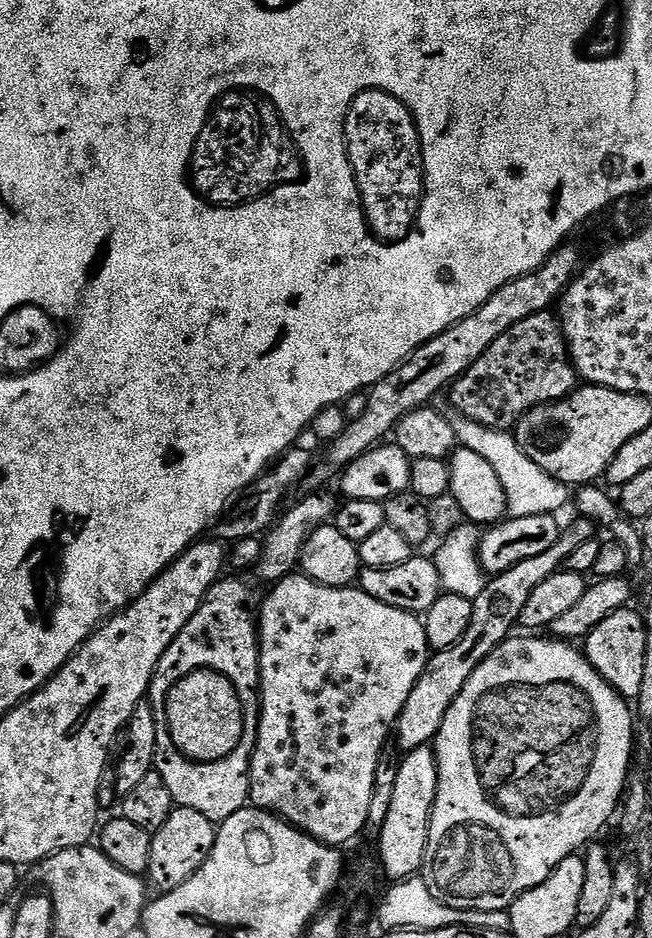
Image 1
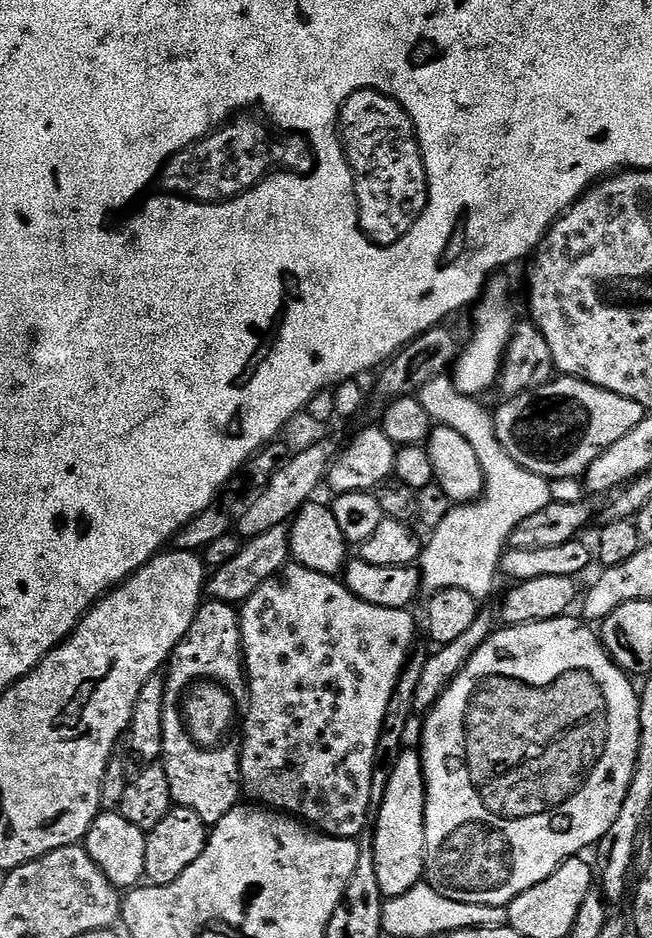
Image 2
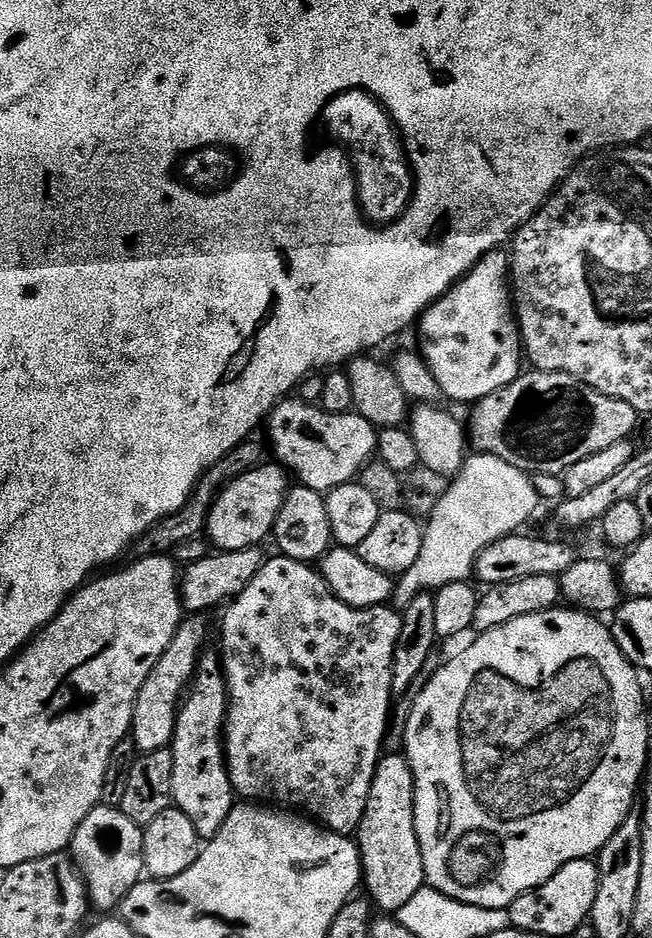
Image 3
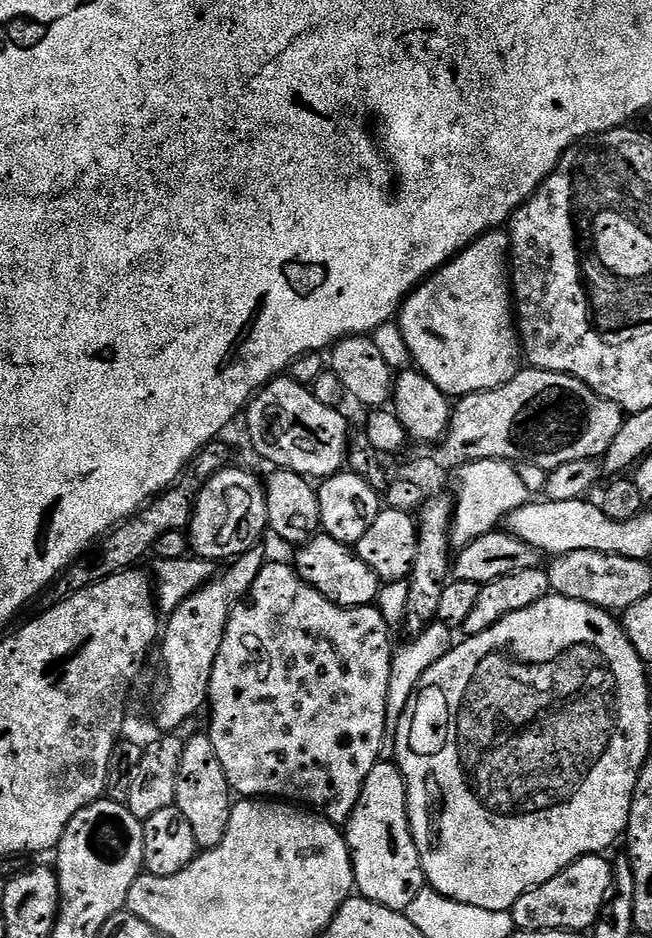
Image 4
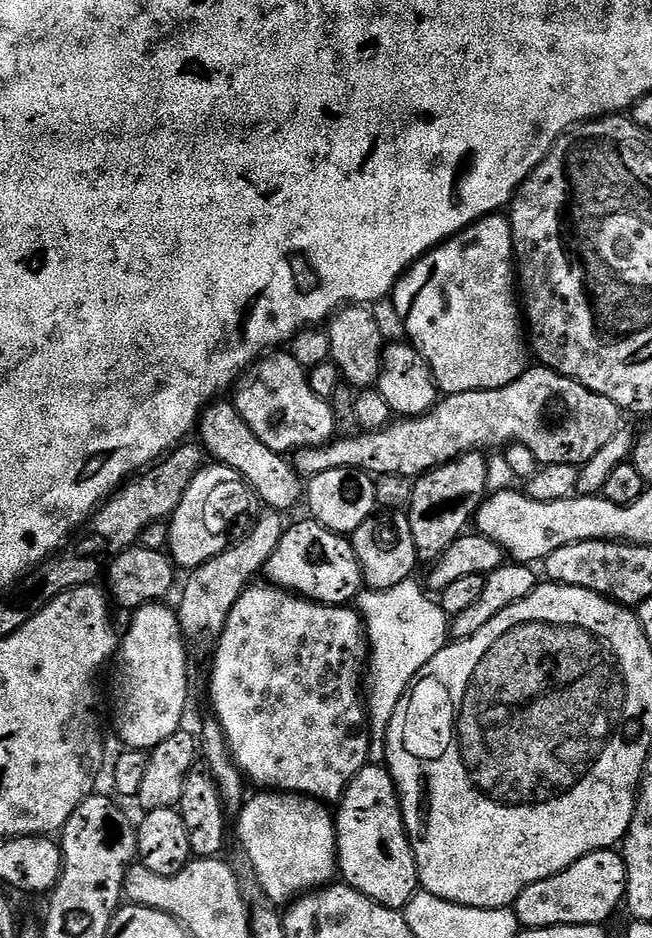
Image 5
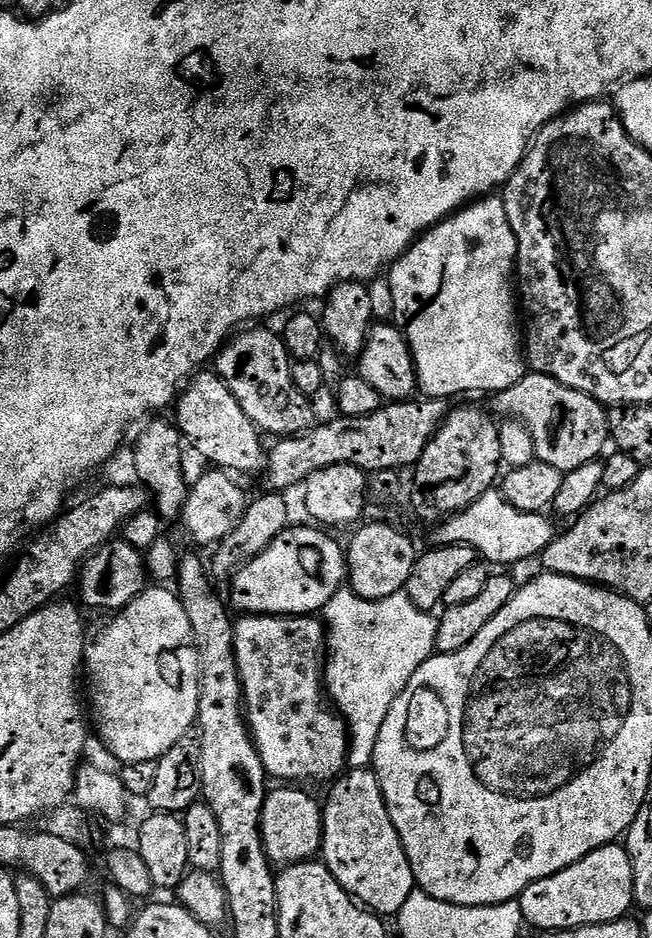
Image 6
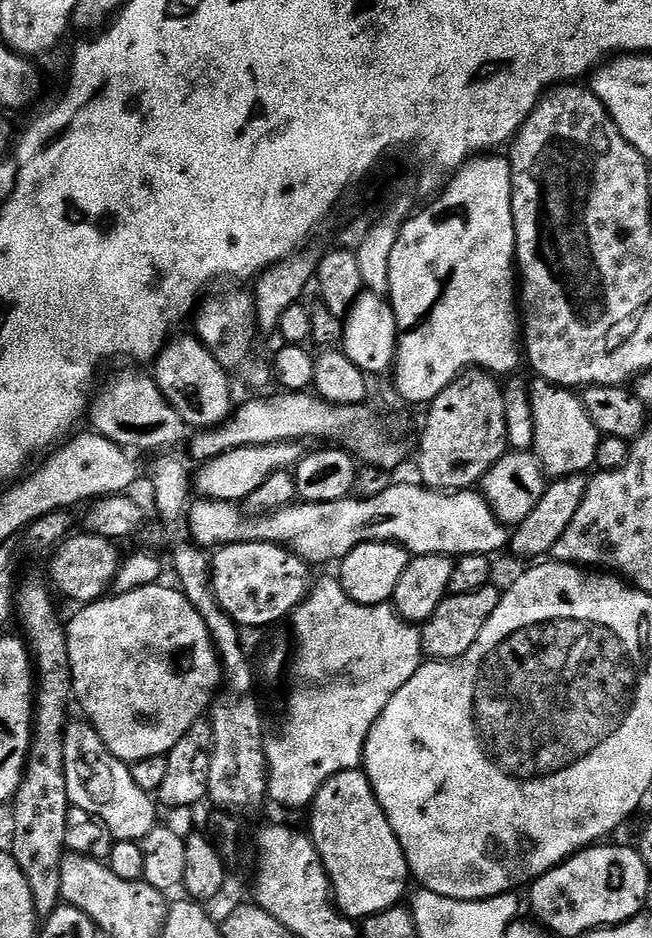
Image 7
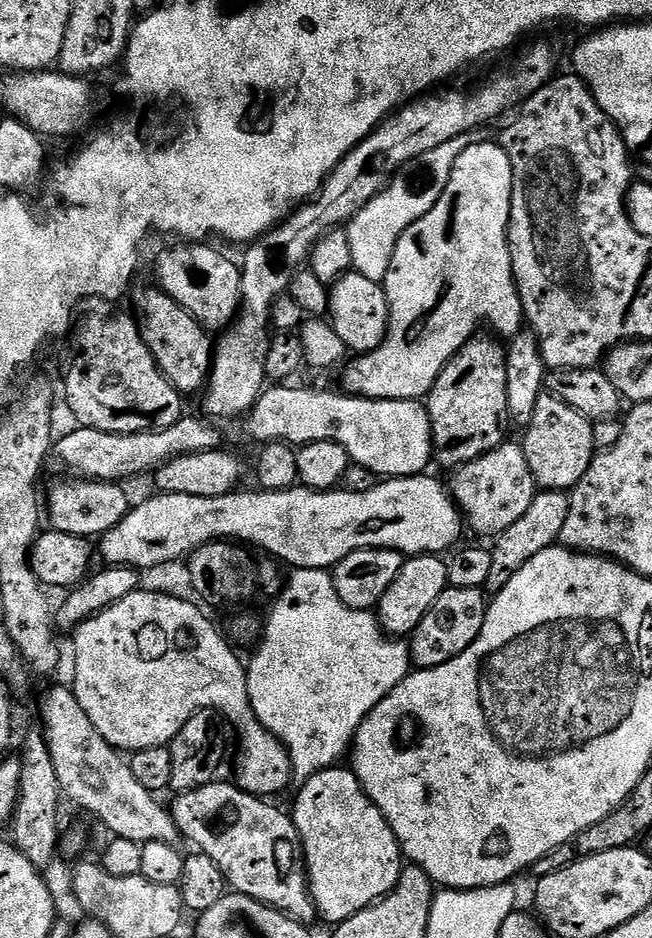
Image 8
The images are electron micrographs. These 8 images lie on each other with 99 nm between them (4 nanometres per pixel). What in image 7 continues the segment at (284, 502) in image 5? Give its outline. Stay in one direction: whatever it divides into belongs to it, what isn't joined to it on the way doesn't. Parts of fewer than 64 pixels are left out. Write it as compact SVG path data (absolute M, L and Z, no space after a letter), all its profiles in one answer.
M188 334L181 340L176 339L169 339L154 361L155 382L160 393L167 398L170 406L174 406L174 410L178 410L189 429L215 428L216 425L224 423L234 411L229 373L195 335Z

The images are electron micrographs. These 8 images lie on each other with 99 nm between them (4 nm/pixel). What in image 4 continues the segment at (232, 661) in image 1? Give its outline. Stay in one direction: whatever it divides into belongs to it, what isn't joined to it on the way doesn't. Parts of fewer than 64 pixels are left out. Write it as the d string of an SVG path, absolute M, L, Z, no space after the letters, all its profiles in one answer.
M207 734L189 735L184 741L182 766L178 766L178 790L174 806L186 814L186 822L190 822L190 827L194 829L197 849L217 848L222 838L226 838L233 803L234 793L228 787L228 779L222 770L222 762L218 762L218 754L214 754L212 739Z

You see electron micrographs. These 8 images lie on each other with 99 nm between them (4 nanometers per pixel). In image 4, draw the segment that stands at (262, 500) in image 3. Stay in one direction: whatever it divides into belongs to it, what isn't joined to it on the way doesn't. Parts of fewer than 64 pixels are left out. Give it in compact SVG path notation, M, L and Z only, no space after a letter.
M229 466L221 472L215 472L206 486L202 486L202 494L198 494L196 509L186 531L191 551L203 560L231 561L257 547L264 532L266 536L269 531L265 481L261 477L259 480L252 472L243 472L236 467Z

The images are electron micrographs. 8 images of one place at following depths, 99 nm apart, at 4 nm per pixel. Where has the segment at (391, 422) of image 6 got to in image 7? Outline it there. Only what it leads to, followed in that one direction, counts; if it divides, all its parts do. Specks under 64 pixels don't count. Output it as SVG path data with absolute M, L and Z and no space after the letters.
M303 443L267 444L266 446L246 446L223 452L212 460L203 461L194 472L194 488L206 500L230 500L242 502L270 478L270 474L278 474L295 469L296 463L303 460L306 448Z

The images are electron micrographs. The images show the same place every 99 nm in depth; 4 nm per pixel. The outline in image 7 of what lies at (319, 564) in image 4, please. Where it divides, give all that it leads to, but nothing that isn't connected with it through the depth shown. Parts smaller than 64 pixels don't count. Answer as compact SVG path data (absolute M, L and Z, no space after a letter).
M246 542L245 544L226 544L223 548L217 548L211 553L212 562L212 589L218 598L218 606L230 614L230 618L241 629L268 628L279 620L287 621L292 611L299 606L308 593L312 590L314 583L313 565L309 564L298 554L290 549L283 548L277 544L266 542Z

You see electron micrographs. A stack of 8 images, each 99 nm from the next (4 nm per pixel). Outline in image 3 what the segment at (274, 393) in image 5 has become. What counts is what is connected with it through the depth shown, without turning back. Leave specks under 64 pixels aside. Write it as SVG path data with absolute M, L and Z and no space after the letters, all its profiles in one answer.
M285 398L268 414L266 429L270 452L289 473L300 475L299 483L321 494L353 483L369 461L376 456L376 429L370 421L353 410L330 414L315 403L299 398Z

